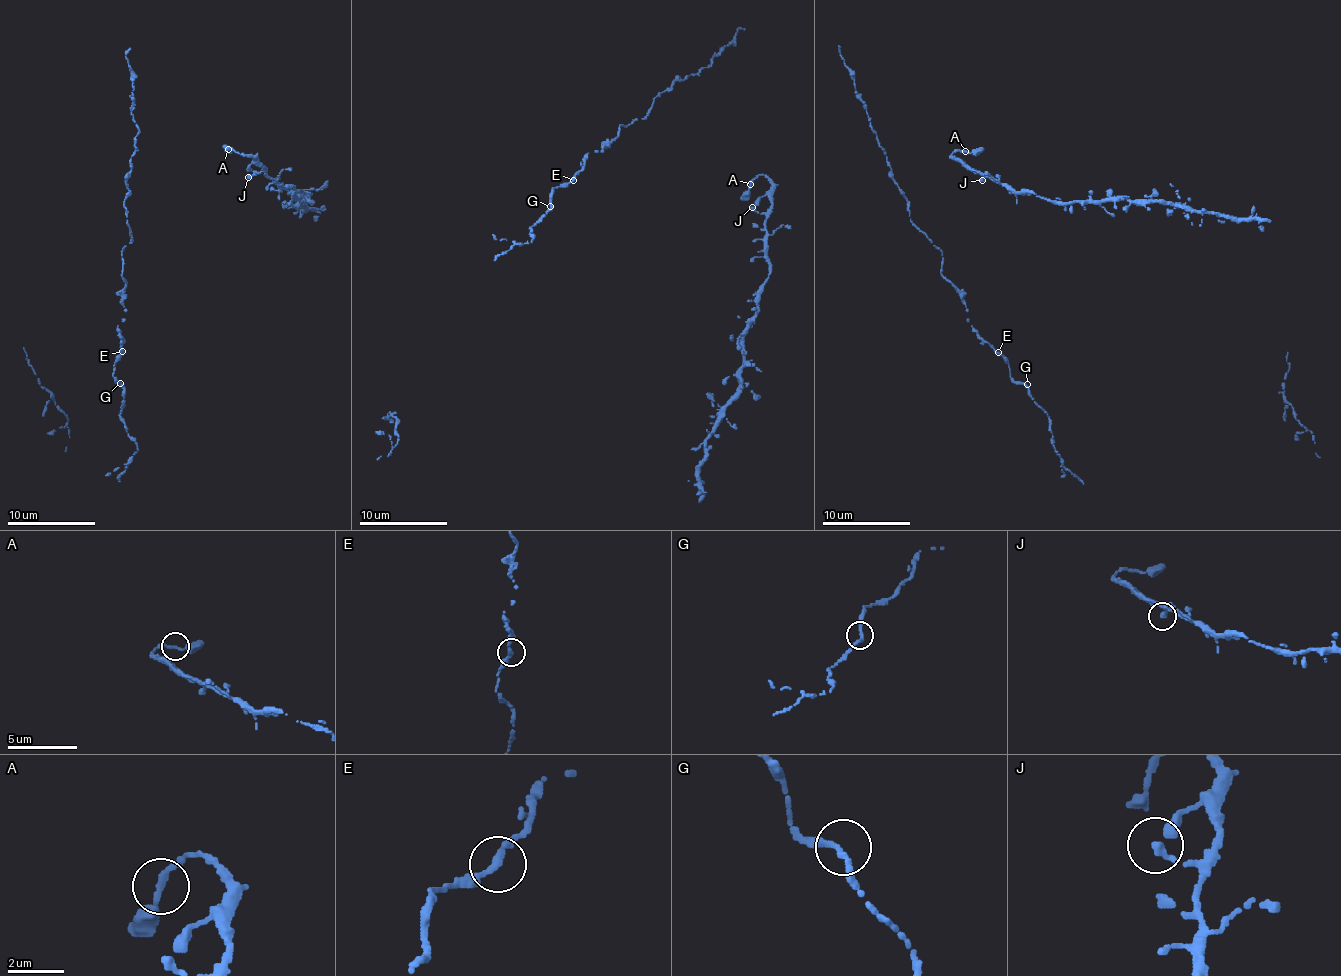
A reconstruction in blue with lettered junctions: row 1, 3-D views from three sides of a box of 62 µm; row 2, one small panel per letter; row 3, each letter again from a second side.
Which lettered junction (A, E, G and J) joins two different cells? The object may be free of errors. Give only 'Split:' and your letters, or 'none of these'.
Split: none of these

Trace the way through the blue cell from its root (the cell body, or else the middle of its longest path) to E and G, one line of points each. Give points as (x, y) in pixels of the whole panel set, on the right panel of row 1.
E: (933, 246), (941, 250), (941, 274), (960, 294), (971, 327), (997, 351)
G: (933, 246), (941, 250), (941, 274), (960, 294), (971, 327), (1004, 358), (1014, 382), (1027, 384)

